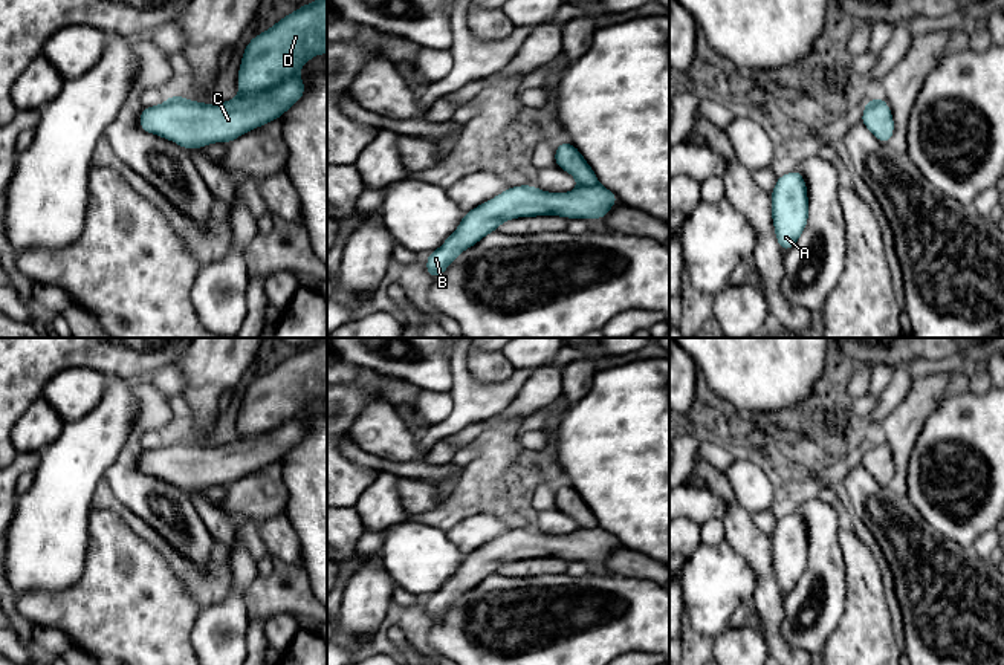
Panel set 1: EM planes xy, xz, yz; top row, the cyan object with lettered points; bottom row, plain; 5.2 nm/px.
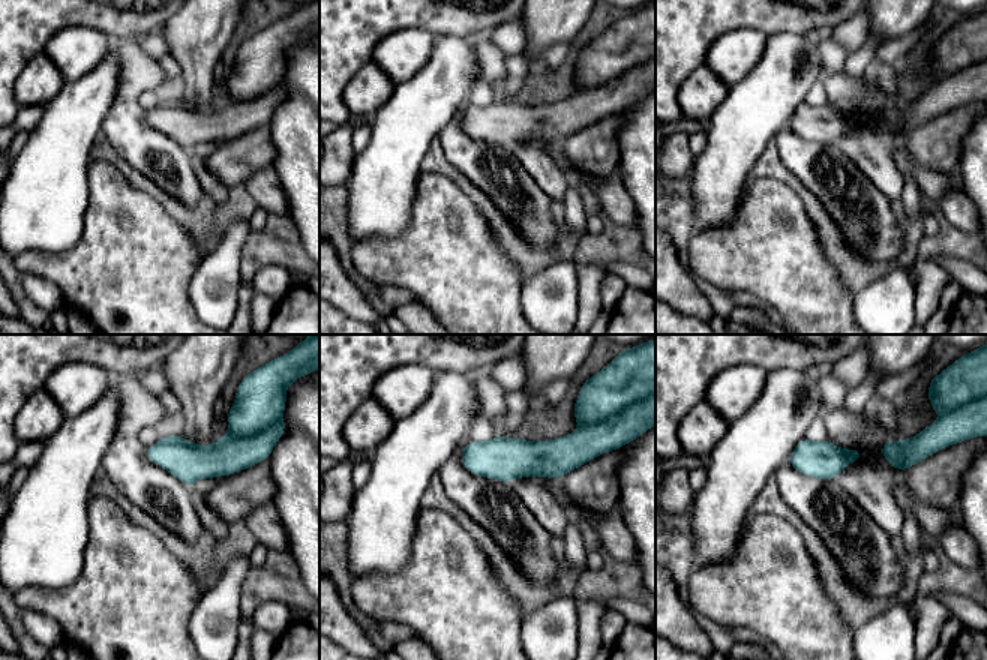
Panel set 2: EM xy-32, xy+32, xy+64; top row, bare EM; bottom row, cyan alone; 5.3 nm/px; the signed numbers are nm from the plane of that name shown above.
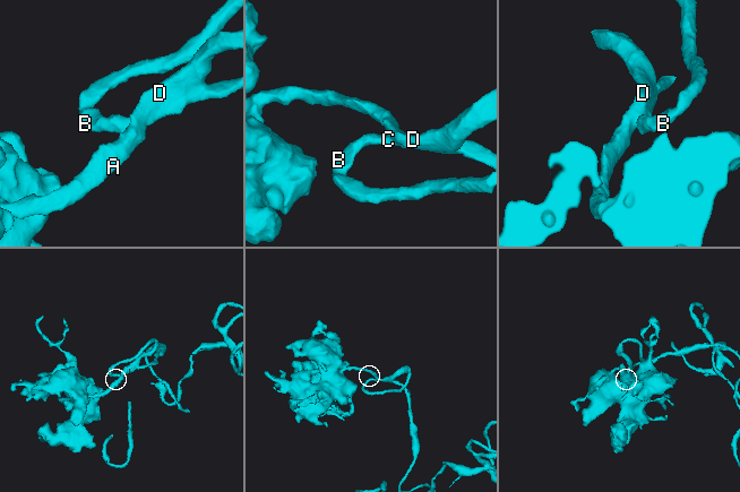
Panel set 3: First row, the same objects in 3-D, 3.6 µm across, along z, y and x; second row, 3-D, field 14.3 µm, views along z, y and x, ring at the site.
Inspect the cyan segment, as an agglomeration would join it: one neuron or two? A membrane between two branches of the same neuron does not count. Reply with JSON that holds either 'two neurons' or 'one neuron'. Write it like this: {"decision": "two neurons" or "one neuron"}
{"decision": "one neuron"}

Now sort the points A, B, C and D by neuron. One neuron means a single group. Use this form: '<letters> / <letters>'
A B C D

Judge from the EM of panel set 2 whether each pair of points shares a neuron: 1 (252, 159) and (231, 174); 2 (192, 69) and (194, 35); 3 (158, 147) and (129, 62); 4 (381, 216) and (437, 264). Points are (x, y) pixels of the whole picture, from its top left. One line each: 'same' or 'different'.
1: same
2: same
3: same
4: different

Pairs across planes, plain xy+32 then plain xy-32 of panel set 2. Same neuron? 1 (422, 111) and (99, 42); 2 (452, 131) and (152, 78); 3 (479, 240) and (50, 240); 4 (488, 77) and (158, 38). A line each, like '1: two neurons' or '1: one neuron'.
1: two neurons
2: one neuron
3: two neurons
4: two neurons

